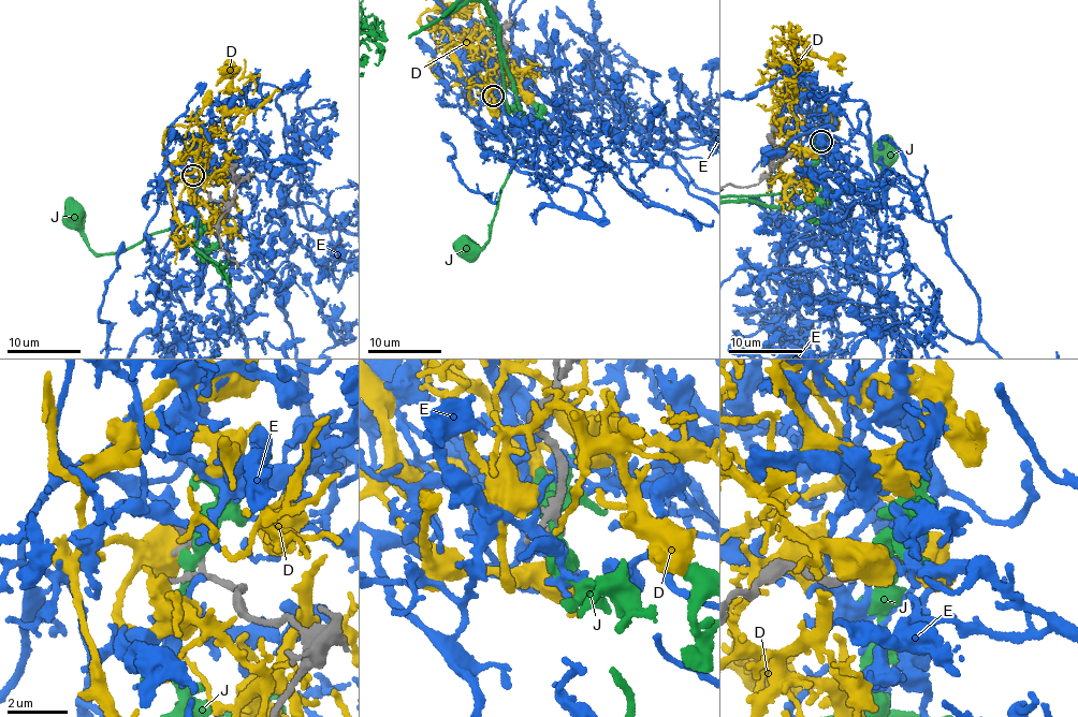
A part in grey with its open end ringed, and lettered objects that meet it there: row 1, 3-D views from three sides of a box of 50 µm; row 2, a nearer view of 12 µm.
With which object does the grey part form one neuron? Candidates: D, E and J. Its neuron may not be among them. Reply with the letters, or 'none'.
E

